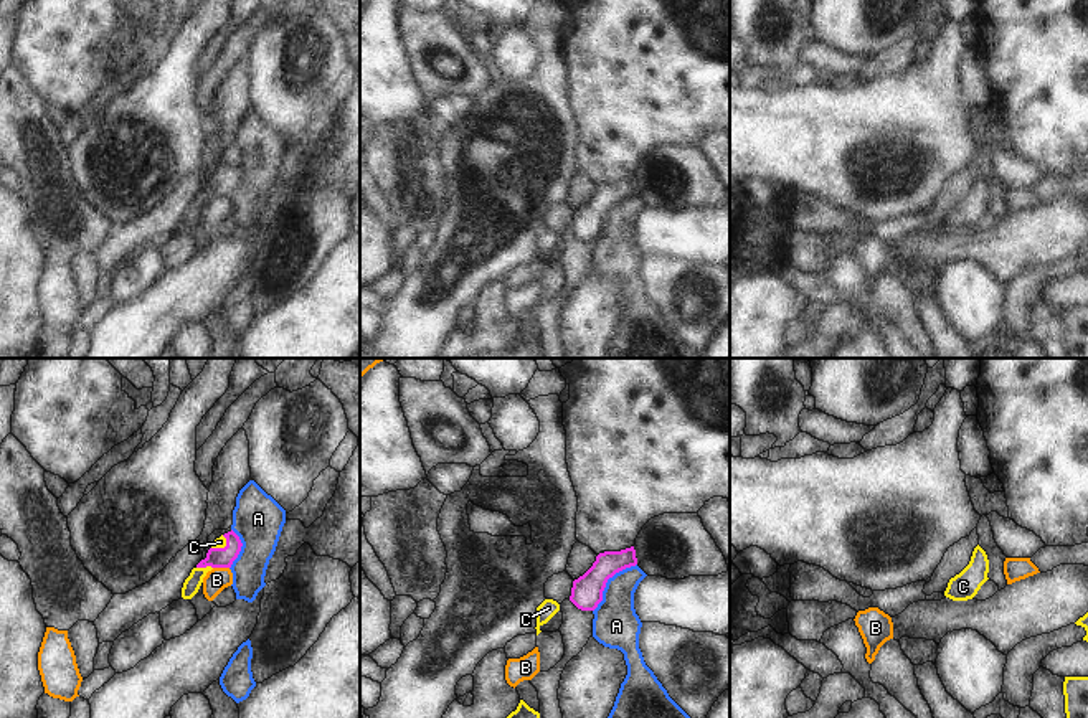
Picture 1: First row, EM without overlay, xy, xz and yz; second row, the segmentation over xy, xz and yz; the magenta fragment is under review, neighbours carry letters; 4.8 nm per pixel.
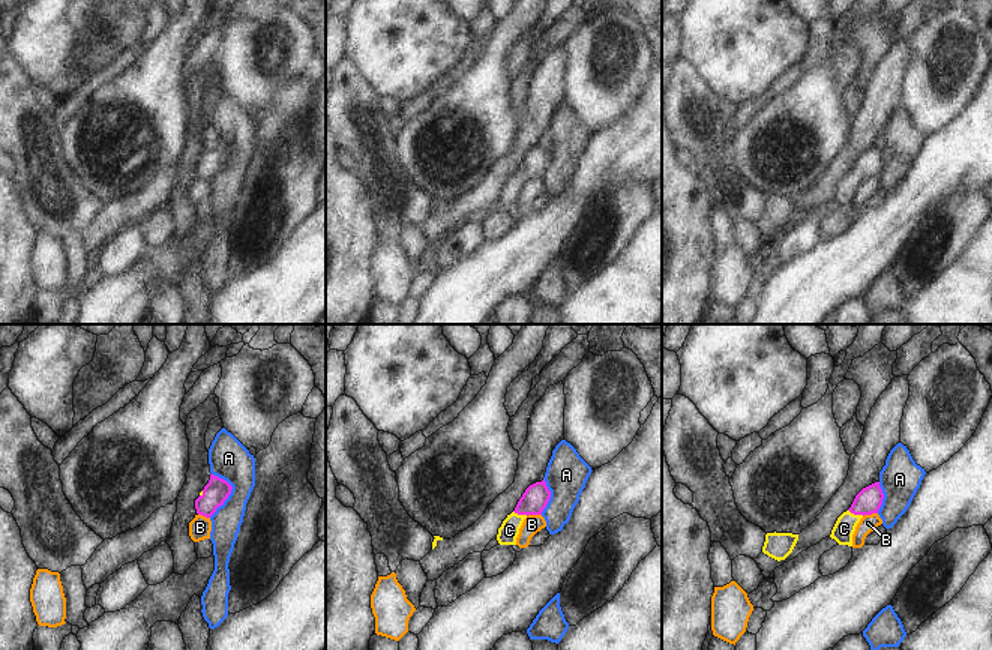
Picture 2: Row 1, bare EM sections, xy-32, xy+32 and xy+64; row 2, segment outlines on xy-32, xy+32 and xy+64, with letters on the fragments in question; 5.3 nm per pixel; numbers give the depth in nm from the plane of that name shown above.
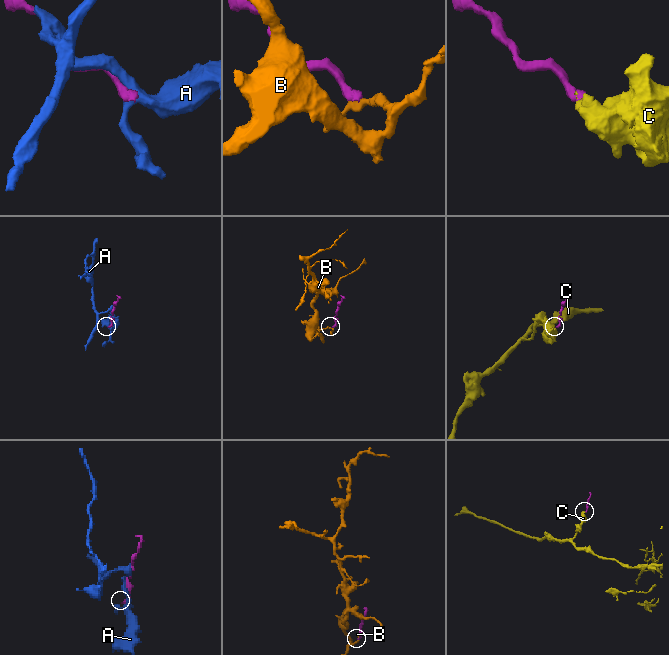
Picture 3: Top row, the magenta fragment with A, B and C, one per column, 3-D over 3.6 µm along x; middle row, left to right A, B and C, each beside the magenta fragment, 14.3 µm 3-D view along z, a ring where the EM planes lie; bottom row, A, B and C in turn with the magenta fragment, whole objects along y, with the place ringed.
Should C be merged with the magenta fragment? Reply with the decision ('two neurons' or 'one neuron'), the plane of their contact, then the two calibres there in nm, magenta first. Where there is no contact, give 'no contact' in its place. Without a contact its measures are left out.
one neuron | xy | 100/80 nm

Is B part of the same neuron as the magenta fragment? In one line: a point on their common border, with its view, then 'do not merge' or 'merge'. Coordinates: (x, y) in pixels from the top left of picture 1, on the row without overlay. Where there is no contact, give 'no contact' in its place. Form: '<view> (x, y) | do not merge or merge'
xy (222, 197) | do not merge

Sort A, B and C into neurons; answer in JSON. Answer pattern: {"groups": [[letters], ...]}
{"groups": [["A"], ["B"], ["C"]]}

